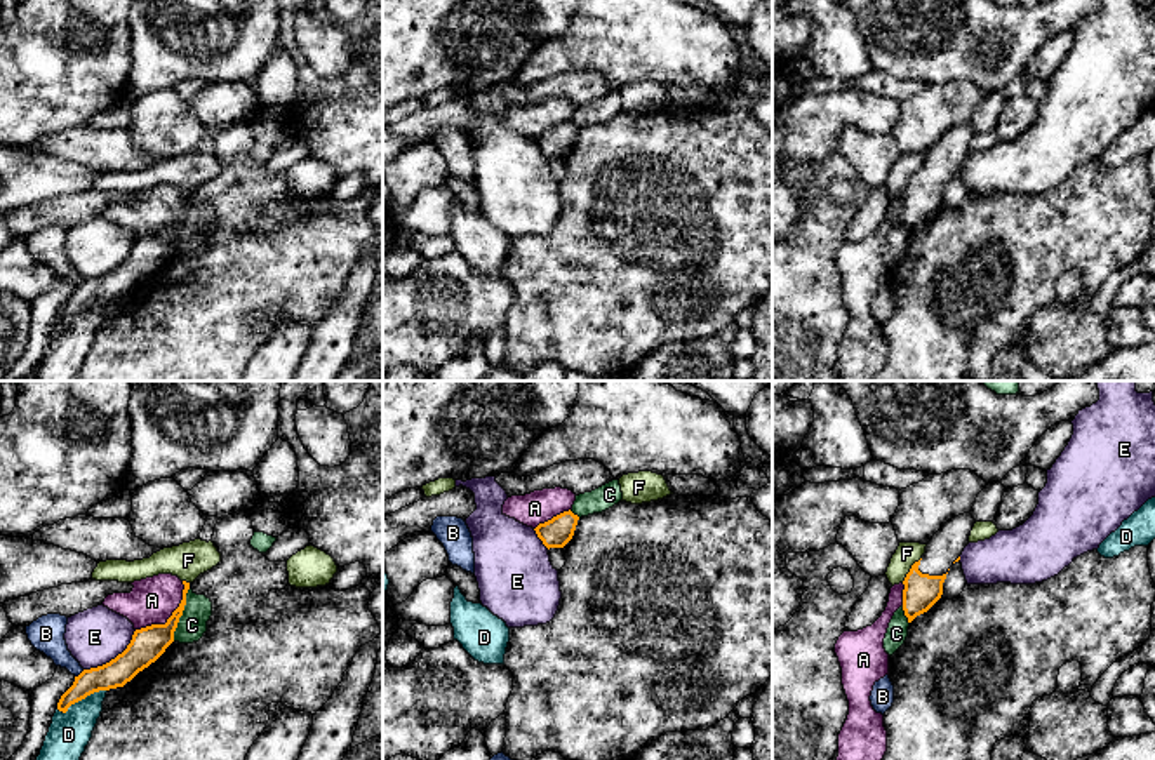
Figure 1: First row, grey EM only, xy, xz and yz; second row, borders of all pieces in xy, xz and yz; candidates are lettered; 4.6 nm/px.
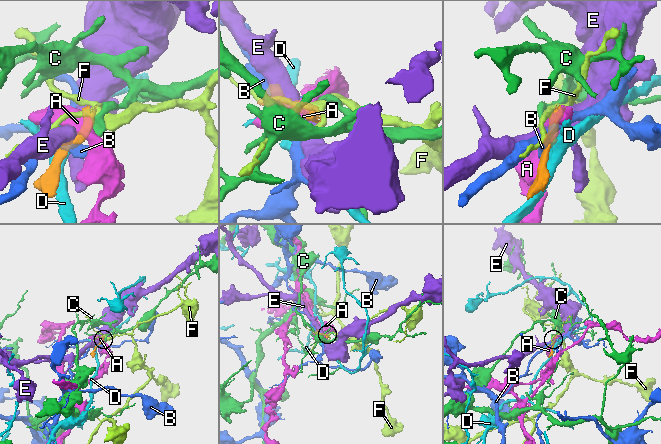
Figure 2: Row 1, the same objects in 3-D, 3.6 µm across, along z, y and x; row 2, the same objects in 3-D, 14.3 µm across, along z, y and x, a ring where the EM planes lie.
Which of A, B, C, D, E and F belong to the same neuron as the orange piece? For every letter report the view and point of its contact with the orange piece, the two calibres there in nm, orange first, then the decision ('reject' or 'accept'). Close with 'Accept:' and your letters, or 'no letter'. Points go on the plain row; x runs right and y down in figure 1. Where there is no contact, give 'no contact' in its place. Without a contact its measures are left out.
A: xy (171, 226) | 160/220 nm | reject
B: xy (80, 284) | 130/160 nm | reject
C: xy (181, 225) | 160/130 nm | reject
D: xy (80, 310) | 130/190 nm | reject
E: xy (115, 268) | 160/260 nm | reject
F: yz (910, 180) | 160/110 nm | reject
Accept: no letter

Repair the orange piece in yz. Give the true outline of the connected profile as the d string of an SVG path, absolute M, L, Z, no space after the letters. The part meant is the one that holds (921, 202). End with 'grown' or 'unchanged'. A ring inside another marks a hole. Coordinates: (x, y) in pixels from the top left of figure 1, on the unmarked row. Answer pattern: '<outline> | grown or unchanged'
M971 123L948 130L931 148L922 169L911 176L903 191L903 221L908 233L927 223L941 209L946 184L969 155L974 134Z | grown

